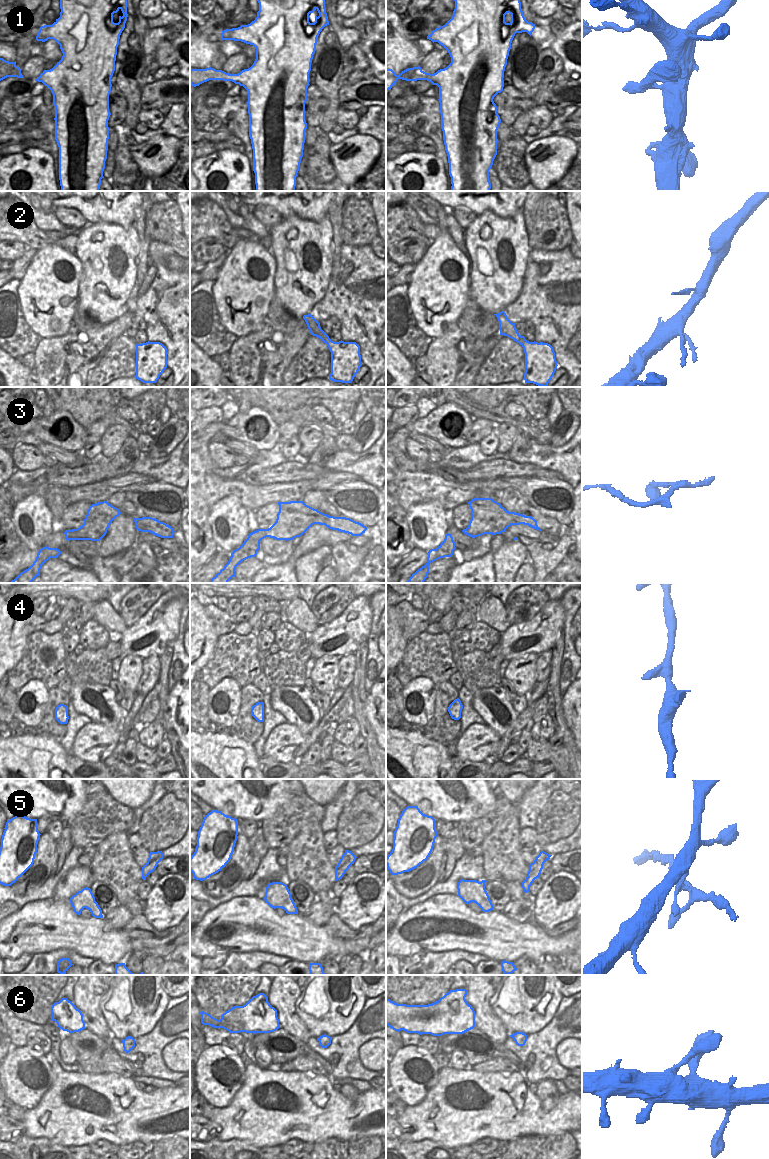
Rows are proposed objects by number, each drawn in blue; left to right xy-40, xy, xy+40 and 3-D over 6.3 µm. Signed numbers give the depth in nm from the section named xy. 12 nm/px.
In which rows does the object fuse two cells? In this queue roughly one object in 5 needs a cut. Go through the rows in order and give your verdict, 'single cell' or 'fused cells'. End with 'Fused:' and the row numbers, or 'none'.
1: single cell
2: single cell
3: single cell
4: single cell
5: fused cells
6: single cell
Fused: 5

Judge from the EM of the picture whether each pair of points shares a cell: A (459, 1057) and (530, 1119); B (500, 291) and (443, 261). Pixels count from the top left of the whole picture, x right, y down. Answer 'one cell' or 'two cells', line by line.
A: two cells
B: two cells

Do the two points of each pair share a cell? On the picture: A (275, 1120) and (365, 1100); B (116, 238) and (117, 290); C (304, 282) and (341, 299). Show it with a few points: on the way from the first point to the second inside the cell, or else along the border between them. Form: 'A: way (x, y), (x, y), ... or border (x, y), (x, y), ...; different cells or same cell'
A: way (297, 1113), (343, 1113); same cell
B: way (107, 251), (105, 258), (109, 269), (109, 277); same cell
C: border (331, 274), (325, 294), (311, 310); different cells

